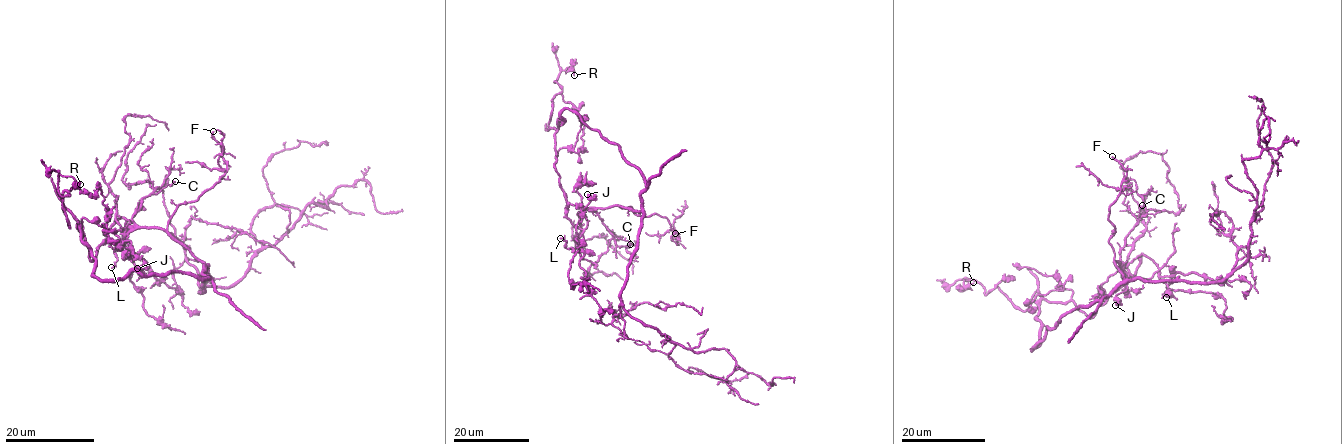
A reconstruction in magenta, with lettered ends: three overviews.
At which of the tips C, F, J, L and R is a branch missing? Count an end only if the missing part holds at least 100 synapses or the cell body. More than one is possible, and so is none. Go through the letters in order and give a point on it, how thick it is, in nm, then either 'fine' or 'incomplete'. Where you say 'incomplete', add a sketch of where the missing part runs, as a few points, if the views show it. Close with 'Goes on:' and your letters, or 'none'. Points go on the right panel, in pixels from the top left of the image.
C: place (1142, 205); calibre 160 nm; fine
F: place (1112, 156); calibre 240 nm; fine
J: place (1115, 305); calibre 550 nm; fine
L: place (1166, 297); calibre 130 nm; fine
R: place (973, 282); calibre 180 nm; fine
Goes on: none

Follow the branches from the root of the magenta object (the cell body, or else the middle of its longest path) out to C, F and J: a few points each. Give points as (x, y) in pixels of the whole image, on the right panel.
C: (1128, 279), (1114, 263), (1120, 265), (1124, 240), (1139, 221), (1142, 205)
F: (1128, 279), (1113, 262), (1114, 249), (1109, 241), (1115, 229), (1109, 209), (1126, 174), (1112, 156)
J: (1128, 279), (1115, 262), (1128, 275), (1126, 289), (1116, 295), (1118, 300), (1115, 305)

